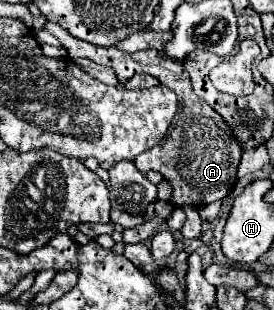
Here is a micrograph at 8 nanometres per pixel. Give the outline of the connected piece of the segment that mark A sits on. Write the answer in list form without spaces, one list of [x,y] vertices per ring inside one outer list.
[[[49,20],[45,22],[43,30],[57,36],[57,40],[69,50],[69,58],[71,56],[73,56],[73,60],[89,58],[97,64],[115,68],[119,82],[127,82],[129,74],[135,74],[135,72],[151,72],[155,78],[159,78],[159,82],[163,86],[171,88],[177,94],[179,110],[169,126],[169,132],[165,134],[165,140],[161,140],[161,144],[149,148],[147,152],[143,152],[135,158],[135,166],[141,172],[157,170],[163,174],[163,178],[167,178],[173,184],[173,198],[171,198],[173,206],[183,206],[183,204],[205,206],[215,200],[223,200],[231,192],[233,182],[235,182],[235,172],[237,172],[237,166],[241,160],[241,146],[235,142],[235,138],[233,138],[229,126],[223,122],[223,118],[209,104],[205,104],[205,100],[197,98],[183,64],[169,60],[169,58],[161,56],[161,52],[153,52],[153,50],[125,54],[119,48],[93,46],[89,42],[73,38],[67,30],[63,30],[59,24],[49,22]]]

